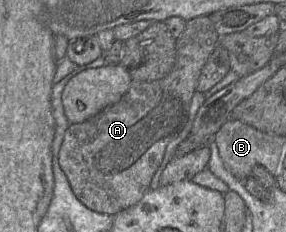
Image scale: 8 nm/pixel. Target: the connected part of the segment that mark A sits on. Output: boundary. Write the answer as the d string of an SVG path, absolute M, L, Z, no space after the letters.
M208 16L186 21L184 31L176 39L174 66L165 77L152 82L131 81L127 92L117 103L89 120L67 128L58 152L58 163L74 195L88 209L114 216L142 199L163 160L167 145L171 141L180 144L190 134L193 123L189 119L191 99L201 70L218 46L220 37Z

